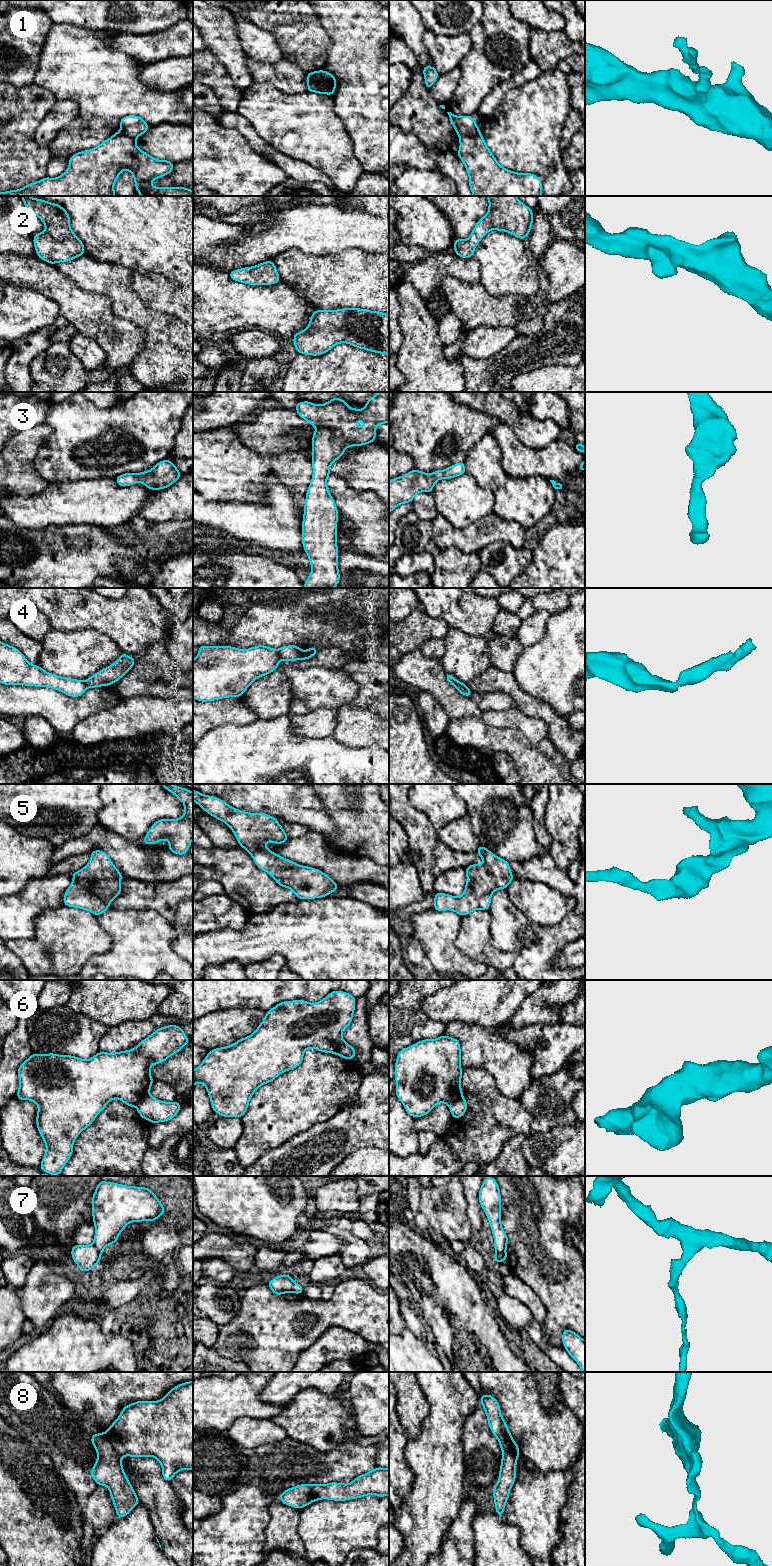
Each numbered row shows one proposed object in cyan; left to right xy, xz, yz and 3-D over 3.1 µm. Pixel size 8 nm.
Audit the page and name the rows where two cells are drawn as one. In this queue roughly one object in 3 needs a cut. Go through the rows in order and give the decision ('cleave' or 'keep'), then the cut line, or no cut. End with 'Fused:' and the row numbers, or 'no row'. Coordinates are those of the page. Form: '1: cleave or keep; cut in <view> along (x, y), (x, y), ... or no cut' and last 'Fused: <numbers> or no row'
1: cleave; cut in xz along (323, 71), (325, 82), (334, 87)
2: keep; no cut
3: keep; no cut
4: cleave; cut in xz along (277, 650), (281, 658)
5: keep; no cut
6: cleave; cut in xy along (149, 1095), (144, 1097), (136, 1106)
7: cleave; cut in xy along (92, 1244), (100, 1253)
8: cleave; cut in xy along (104, 1433), (113, 1449), (120, 1456)
Fused: 1, 4, 6, 7, 8

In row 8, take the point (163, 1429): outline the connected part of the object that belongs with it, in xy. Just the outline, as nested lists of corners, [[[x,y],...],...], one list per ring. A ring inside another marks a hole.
[[[193,1381],[173,1387],[160,1401],[126,1405],[105,1435],[121,1458],[127,1455],[156,1458],[167,1482],[181,1470],[193,1470]]]

